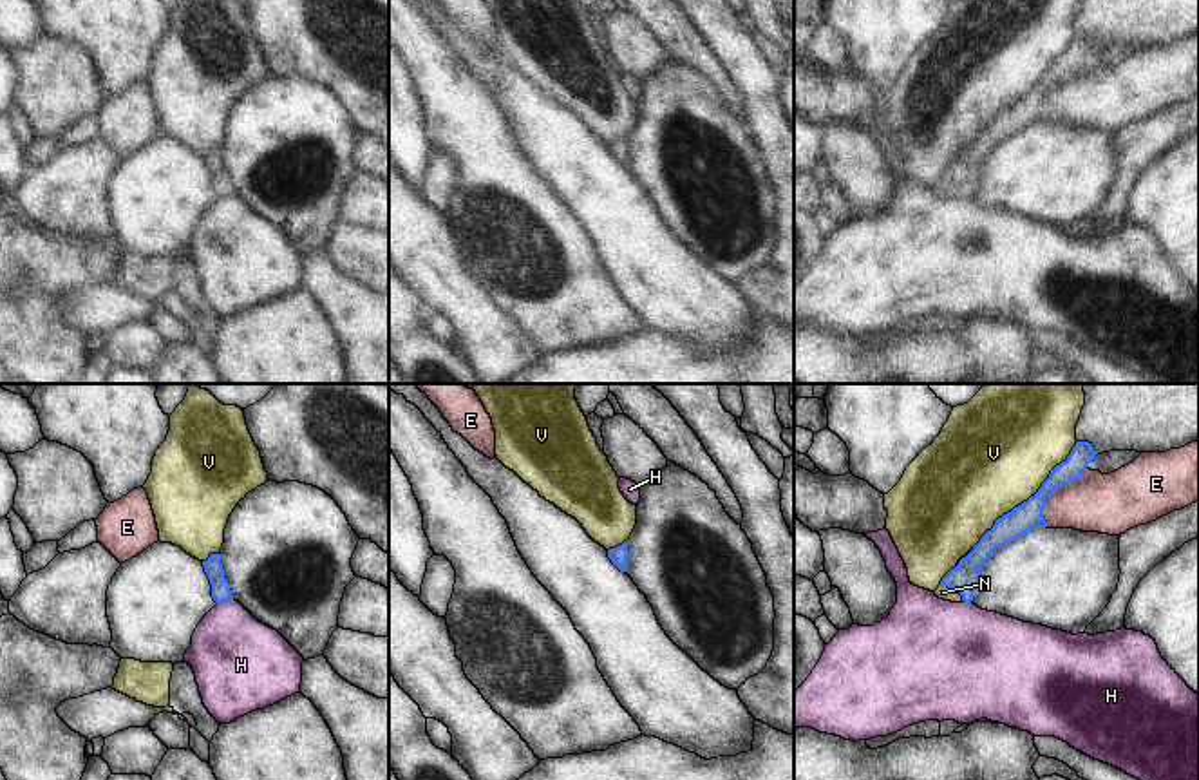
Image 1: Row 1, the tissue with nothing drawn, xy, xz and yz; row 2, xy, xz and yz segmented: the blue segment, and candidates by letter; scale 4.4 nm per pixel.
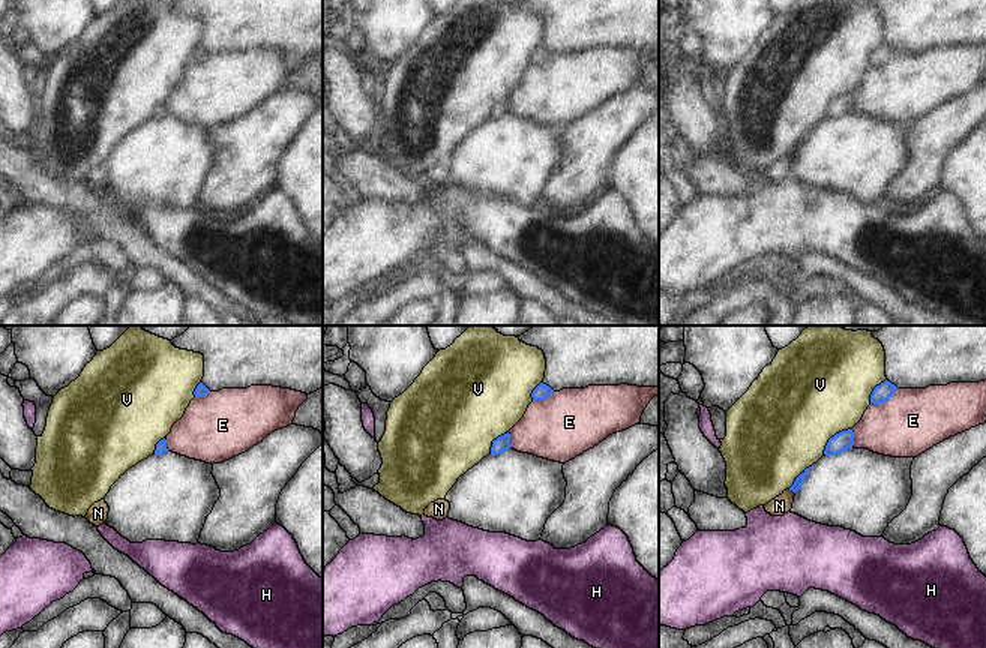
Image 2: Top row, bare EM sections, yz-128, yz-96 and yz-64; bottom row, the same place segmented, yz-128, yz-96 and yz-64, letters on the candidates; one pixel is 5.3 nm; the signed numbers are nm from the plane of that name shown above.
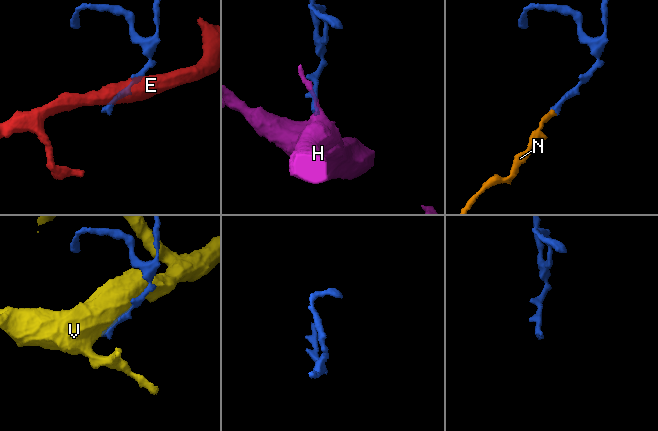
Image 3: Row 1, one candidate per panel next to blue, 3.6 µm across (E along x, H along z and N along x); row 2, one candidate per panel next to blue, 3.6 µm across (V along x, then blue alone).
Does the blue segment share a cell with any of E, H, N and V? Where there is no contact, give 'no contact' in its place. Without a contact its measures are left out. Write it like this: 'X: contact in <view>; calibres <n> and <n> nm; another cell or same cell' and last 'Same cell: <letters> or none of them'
E: contact in yz; calibres 120 and 280 nm; another cell
H: contact in xy; calibres 90 and 380 nm; another cell
N: contact in yz; calibres 130 and 60 nm; same cell
V: contact in yz; calibres 120 and 480 nm; another cell
Same cell: N

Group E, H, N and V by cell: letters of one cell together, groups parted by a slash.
E / H / N / V

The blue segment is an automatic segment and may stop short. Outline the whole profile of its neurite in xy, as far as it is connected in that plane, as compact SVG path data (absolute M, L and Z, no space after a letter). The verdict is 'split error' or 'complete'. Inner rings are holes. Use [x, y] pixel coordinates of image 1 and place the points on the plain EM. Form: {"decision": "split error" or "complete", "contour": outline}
{"decision": "complete", "contour": "M210 148L206 156L203 156L204 166L212 179L212 192L215 197L224 197L228 194L233 194L230 177L224 172L224 163L221 157L221 148Z"}

